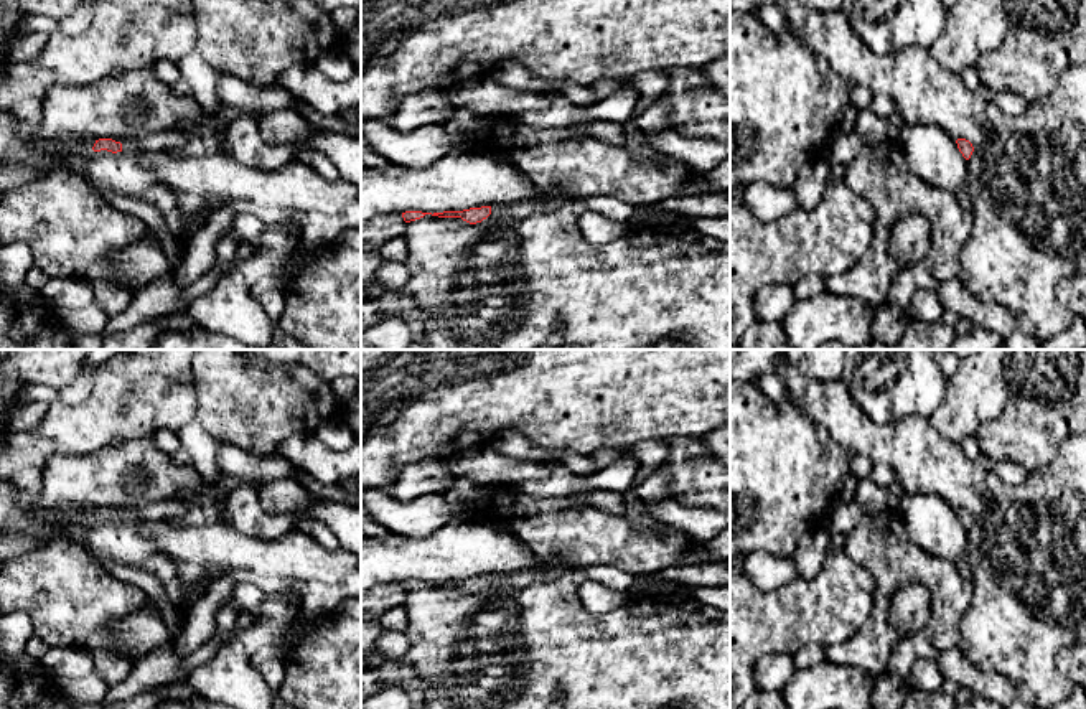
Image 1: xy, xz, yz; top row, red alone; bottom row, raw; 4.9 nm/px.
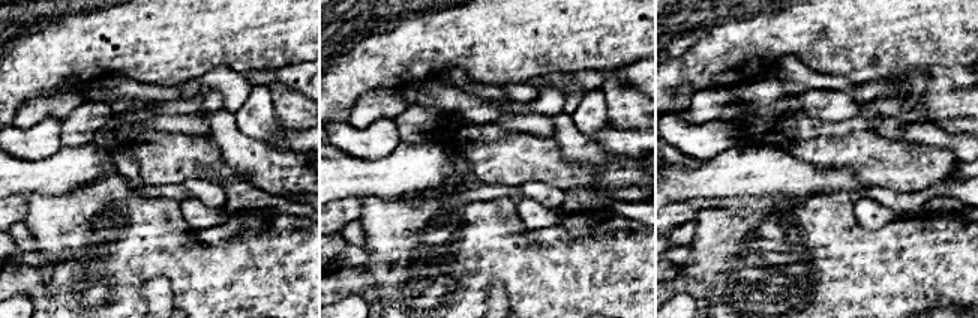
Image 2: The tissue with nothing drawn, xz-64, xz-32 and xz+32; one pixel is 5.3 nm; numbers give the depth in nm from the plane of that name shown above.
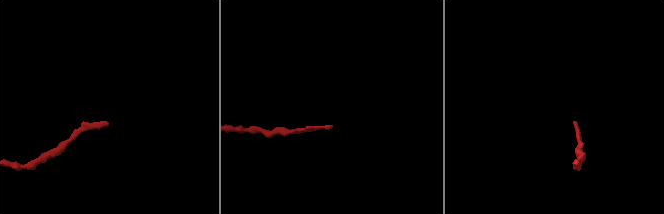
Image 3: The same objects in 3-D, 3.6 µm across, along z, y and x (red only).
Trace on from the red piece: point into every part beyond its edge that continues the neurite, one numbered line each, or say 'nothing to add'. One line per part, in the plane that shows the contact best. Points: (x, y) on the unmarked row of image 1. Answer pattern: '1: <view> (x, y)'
1: xy (210, 493)

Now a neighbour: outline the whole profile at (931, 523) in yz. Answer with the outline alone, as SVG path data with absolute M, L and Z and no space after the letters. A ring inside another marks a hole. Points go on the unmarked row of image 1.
M908 495L900 500L906 536L929 556L957 562L966 556L967 529L956 509L938 495Z

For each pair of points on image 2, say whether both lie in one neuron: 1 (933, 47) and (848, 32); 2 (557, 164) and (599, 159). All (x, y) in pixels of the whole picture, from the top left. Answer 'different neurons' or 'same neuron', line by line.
1: same neuron
2: different neurons

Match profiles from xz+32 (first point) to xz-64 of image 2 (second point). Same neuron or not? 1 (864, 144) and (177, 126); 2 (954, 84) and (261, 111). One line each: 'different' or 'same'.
1: different
2: different

